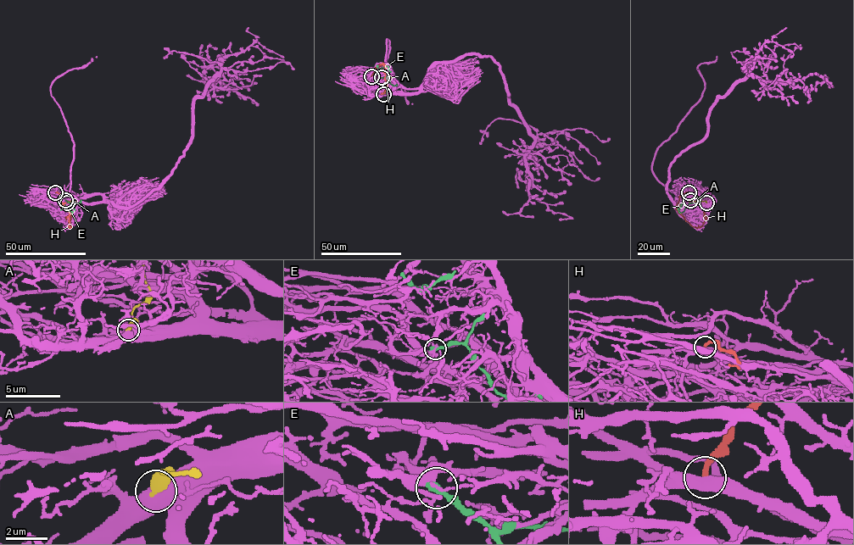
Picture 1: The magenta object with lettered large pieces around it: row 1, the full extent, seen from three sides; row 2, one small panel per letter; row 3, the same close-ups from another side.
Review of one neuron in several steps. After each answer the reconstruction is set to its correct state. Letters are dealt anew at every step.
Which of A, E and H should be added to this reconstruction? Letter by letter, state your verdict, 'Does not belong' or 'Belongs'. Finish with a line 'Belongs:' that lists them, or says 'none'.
A: Does not belong
E: Does not belong
H: Does not belong
Belongs: none

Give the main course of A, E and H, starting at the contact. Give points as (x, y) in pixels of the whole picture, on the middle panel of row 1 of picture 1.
A: (383, 93), (385, 83), (392, 76)
E: (382, 77), (390, 70), (386, 65), (378, 69), (376, 65)
H: (371, 76), (376, 66), (384, 65), (387, 91), (382, 92)

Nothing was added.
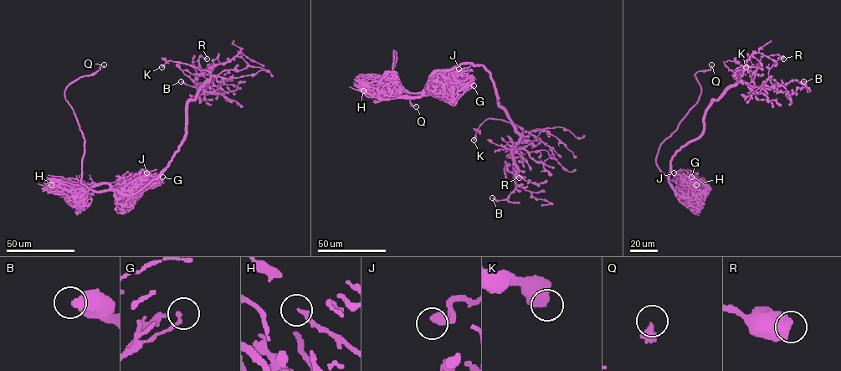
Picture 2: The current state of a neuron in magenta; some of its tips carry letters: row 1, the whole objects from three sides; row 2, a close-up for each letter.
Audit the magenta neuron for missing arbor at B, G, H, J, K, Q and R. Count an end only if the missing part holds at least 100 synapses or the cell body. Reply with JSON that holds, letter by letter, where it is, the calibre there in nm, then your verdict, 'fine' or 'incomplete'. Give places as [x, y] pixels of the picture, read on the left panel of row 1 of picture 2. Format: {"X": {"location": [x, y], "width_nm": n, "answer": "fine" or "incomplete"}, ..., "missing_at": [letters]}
{"B": {"location": [181, 81], "width_nm": 600, "answer": "fine"}, "G": {"location": [162, 177], "width_nm": 170, "answer": "fine"}, "H": {"location": [51, 184], "width_nm": 180, "answer": "fine"}, "J": {"location": [146, 172], "width_nm": 360, "answer": "fine"}, "K": {"location": [161, 67], "width_nm": 750, "answer": "fine"}, "Q": {"location": [104, 64], "width_nm": 380, "answer": "incomplete"}, "R": {"location": [207, 59], "width_nm": 700, "answer": "fine"}, "missing_at": ["Q"]}

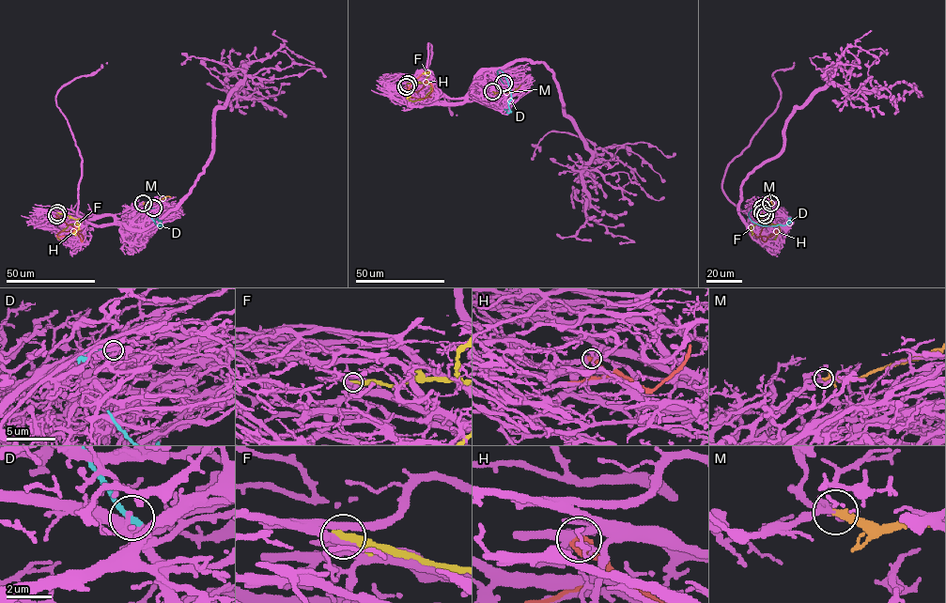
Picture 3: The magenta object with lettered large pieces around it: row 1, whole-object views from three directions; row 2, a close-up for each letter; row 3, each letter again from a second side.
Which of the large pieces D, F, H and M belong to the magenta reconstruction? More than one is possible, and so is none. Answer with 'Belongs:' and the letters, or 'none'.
Belongs: M

